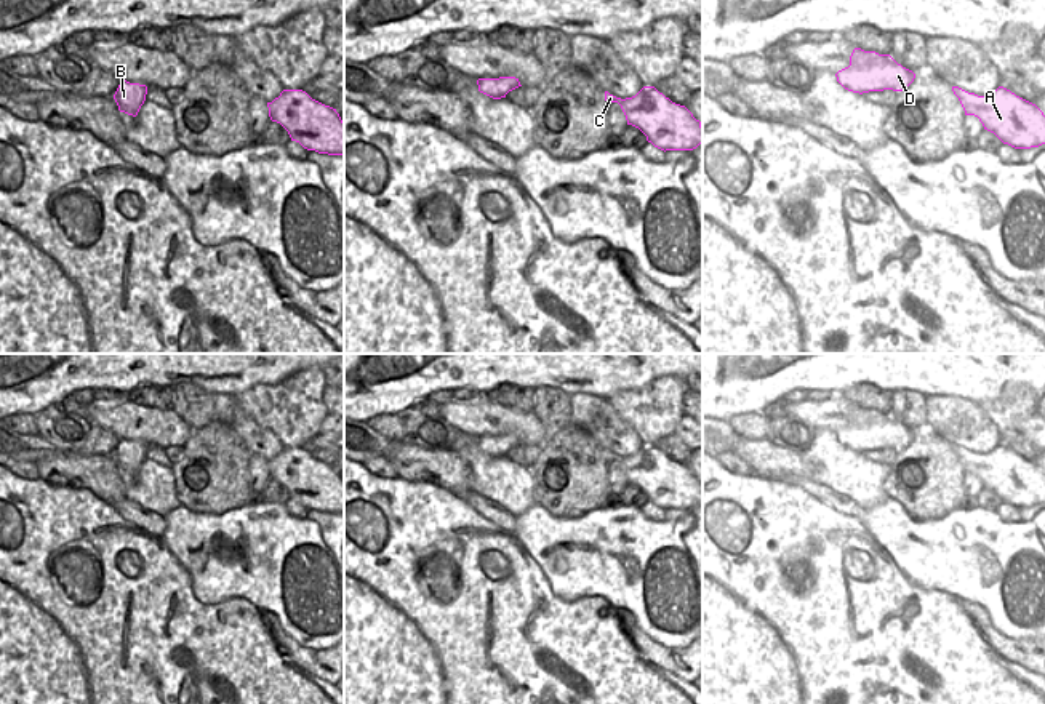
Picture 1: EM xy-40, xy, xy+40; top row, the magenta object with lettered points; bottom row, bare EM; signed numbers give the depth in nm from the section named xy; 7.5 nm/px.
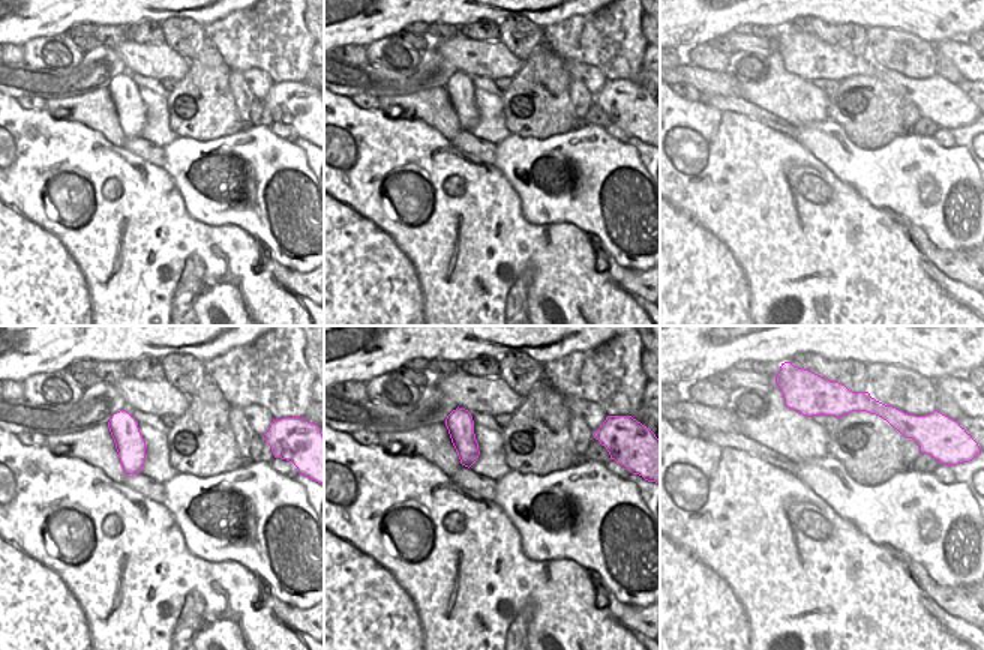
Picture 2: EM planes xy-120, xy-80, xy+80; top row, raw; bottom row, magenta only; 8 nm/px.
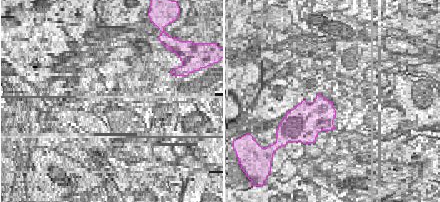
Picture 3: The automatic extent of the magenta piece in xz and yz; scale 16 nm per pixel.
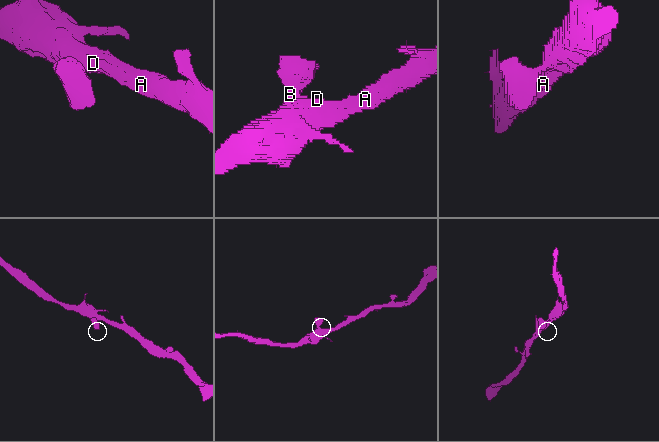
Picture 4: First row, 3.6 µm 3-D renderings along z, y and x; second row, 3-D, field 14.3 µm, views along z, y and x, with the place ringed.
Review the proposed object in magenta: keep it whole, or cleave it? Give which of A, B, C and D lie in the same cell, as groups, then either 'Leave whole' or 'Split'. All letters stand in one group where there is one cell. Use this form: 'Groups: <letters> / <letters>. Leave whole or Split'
Groups: A B C D. Leave whole.

